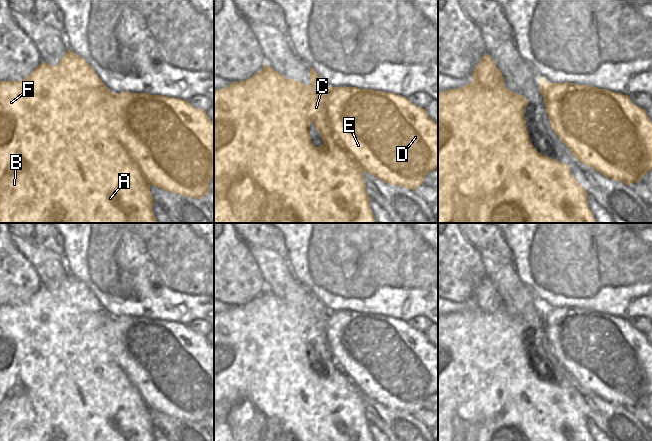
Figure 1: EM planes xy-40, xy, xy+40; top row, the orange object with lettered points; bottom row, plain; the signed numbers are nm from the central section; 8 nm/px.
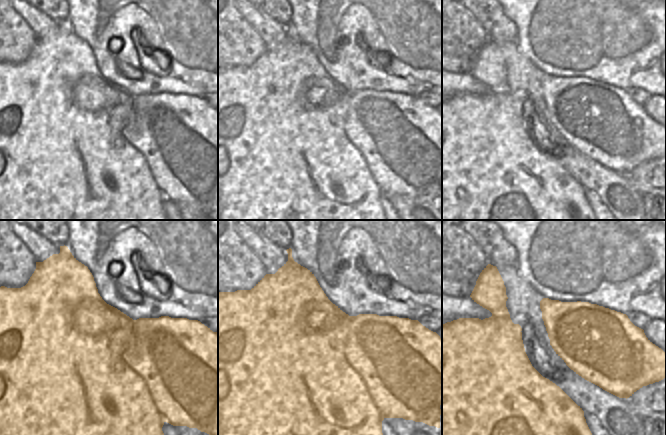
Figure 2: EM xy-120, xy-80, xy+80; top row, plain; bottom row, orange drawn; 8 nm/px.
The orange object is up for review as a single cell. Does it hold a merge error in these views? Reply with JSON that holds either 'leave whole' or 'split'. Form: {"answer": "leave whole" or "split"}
{"answer": "split"}

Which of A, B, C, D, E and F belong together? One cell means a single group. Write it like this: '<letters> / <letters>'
A B C F / D E

